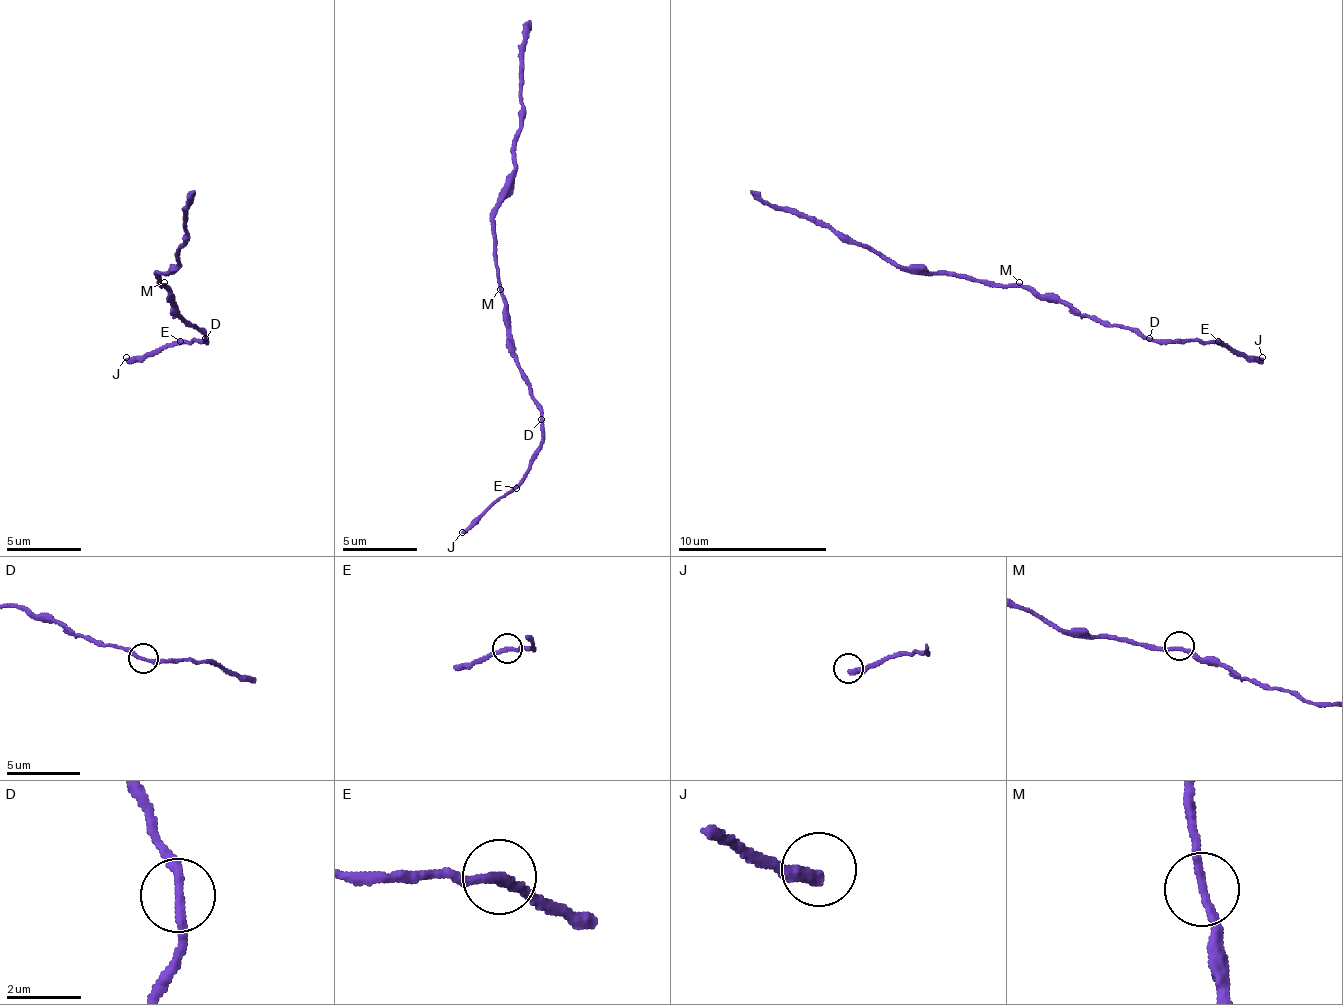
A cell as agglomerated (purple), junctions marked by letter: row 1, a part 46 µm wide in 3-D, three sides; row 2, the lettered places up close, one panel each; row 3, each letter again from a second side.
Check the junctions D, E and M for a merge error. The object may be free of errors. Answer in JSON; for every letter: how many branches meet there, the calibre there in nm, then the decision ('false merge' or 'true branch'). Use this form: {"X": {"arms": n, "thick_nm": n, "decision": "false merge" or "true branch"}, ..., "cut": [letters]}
{"D": {"arms": 2, "thick_nm": 240, "decision": "true branch"}, "E": {"arms": 2, "thick_nm": 220, "decision": "true branch"}, "M": {"arms": 2, "thick_nm": 220, "decision": "true branch"}, "cut": []}

